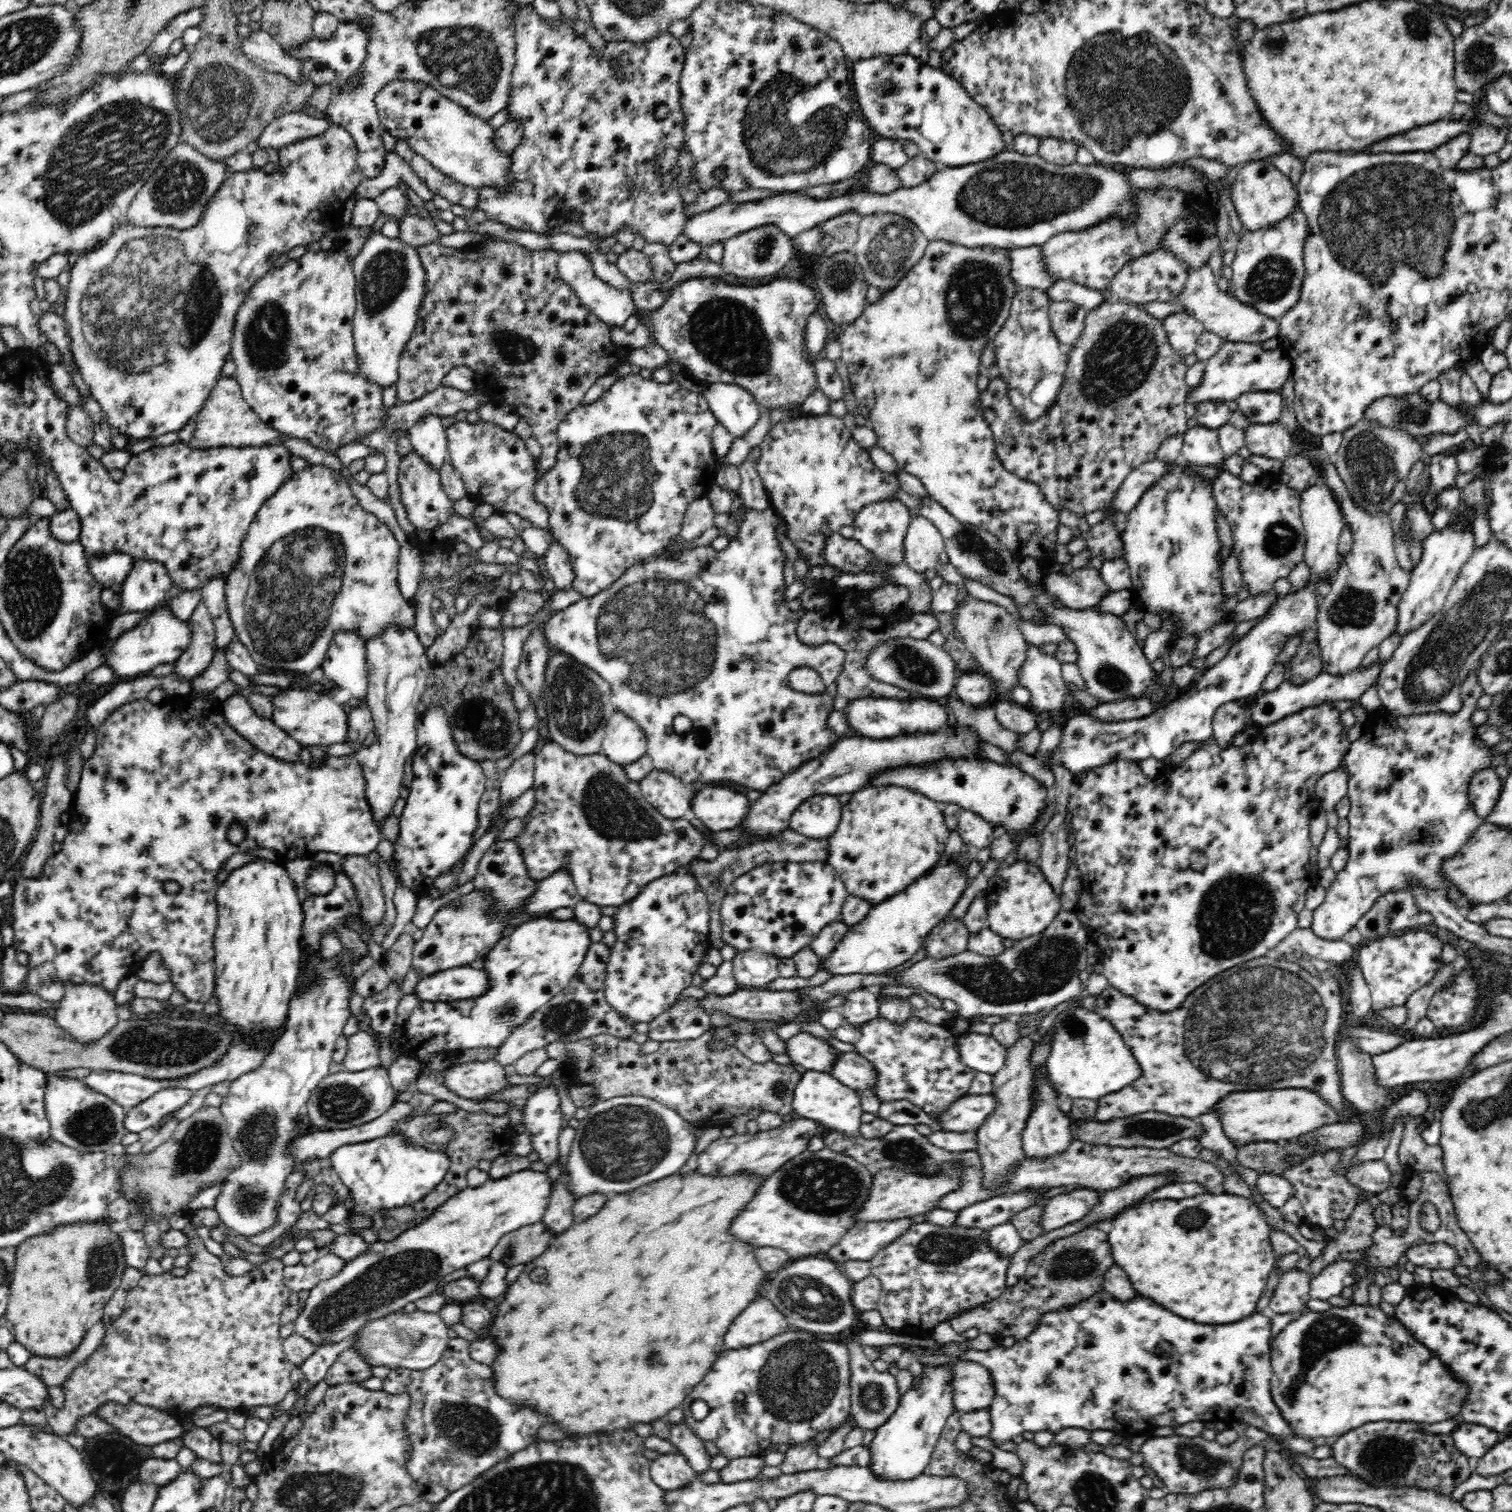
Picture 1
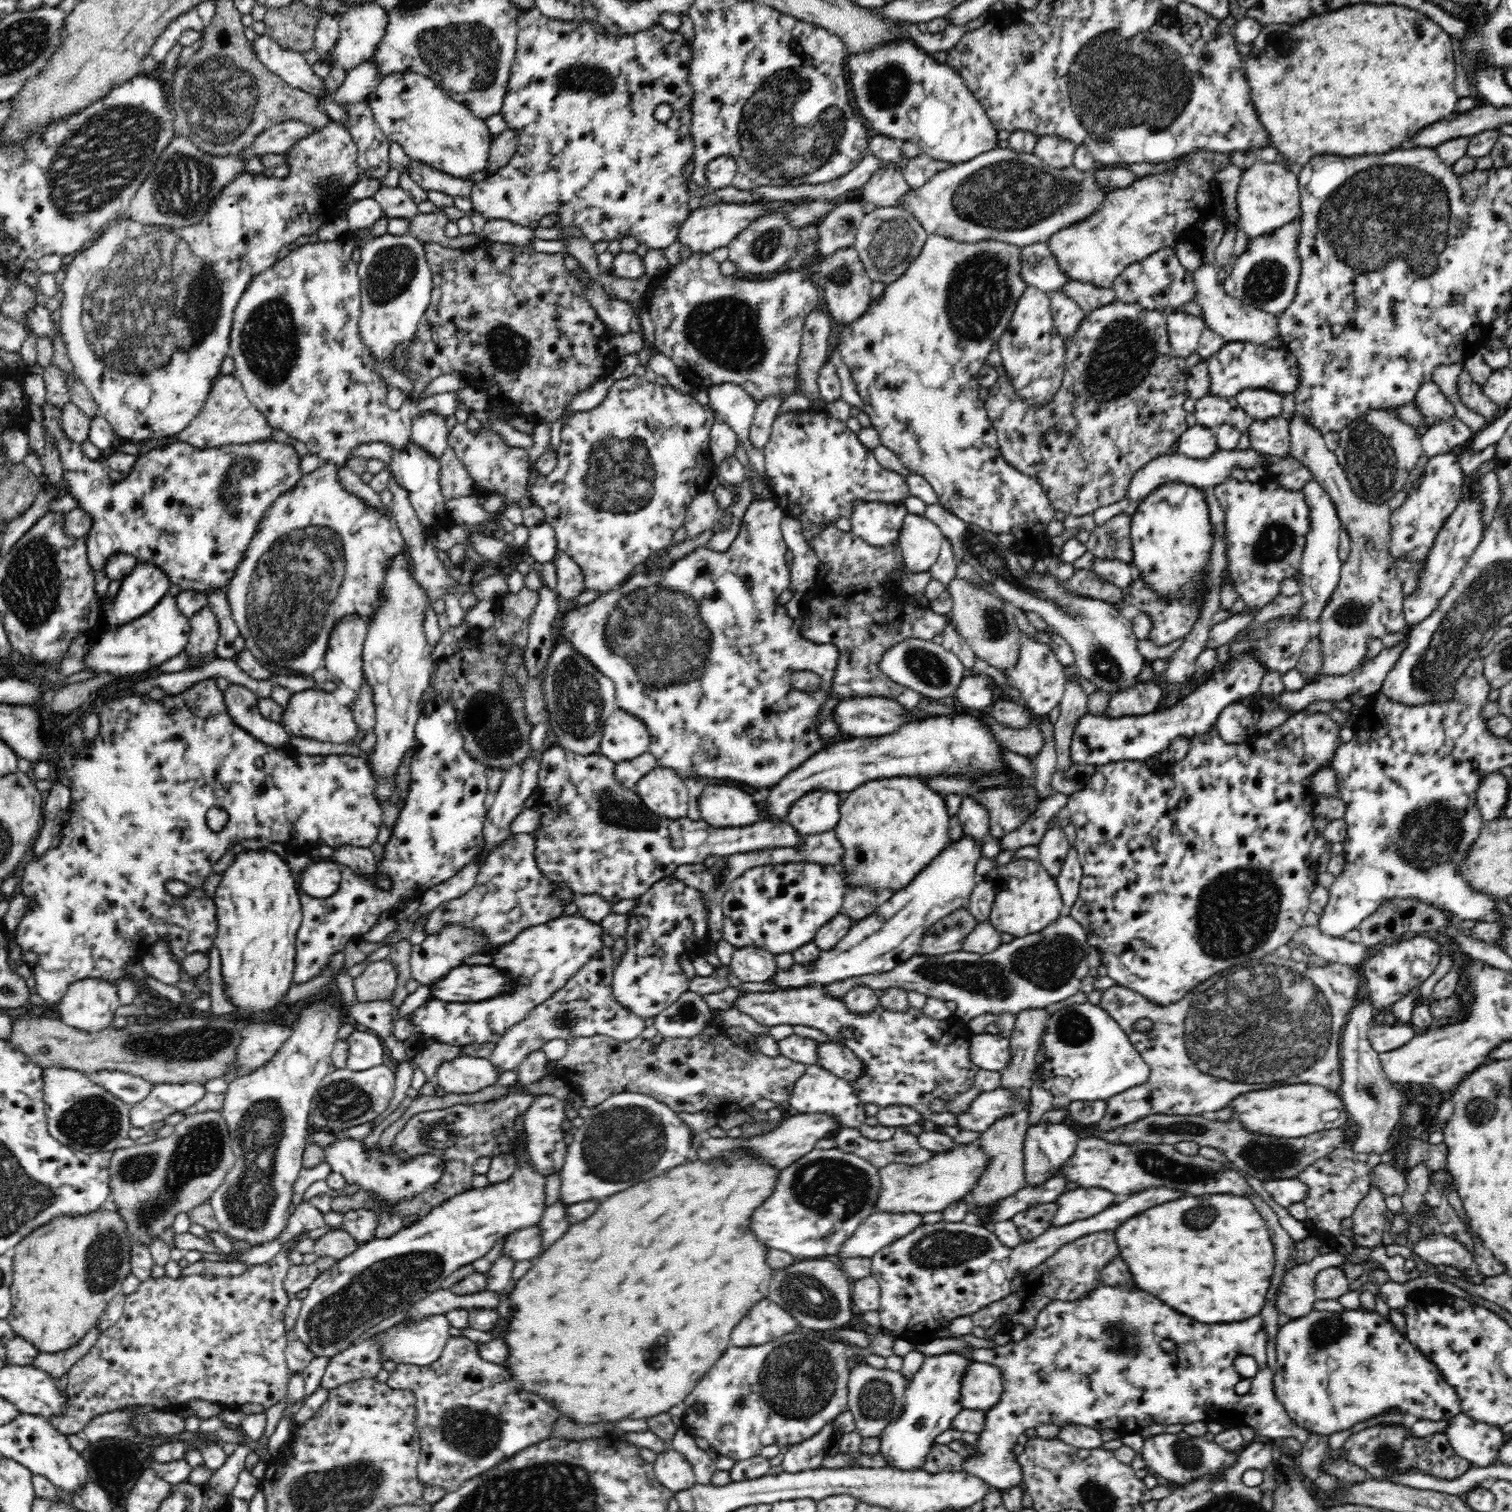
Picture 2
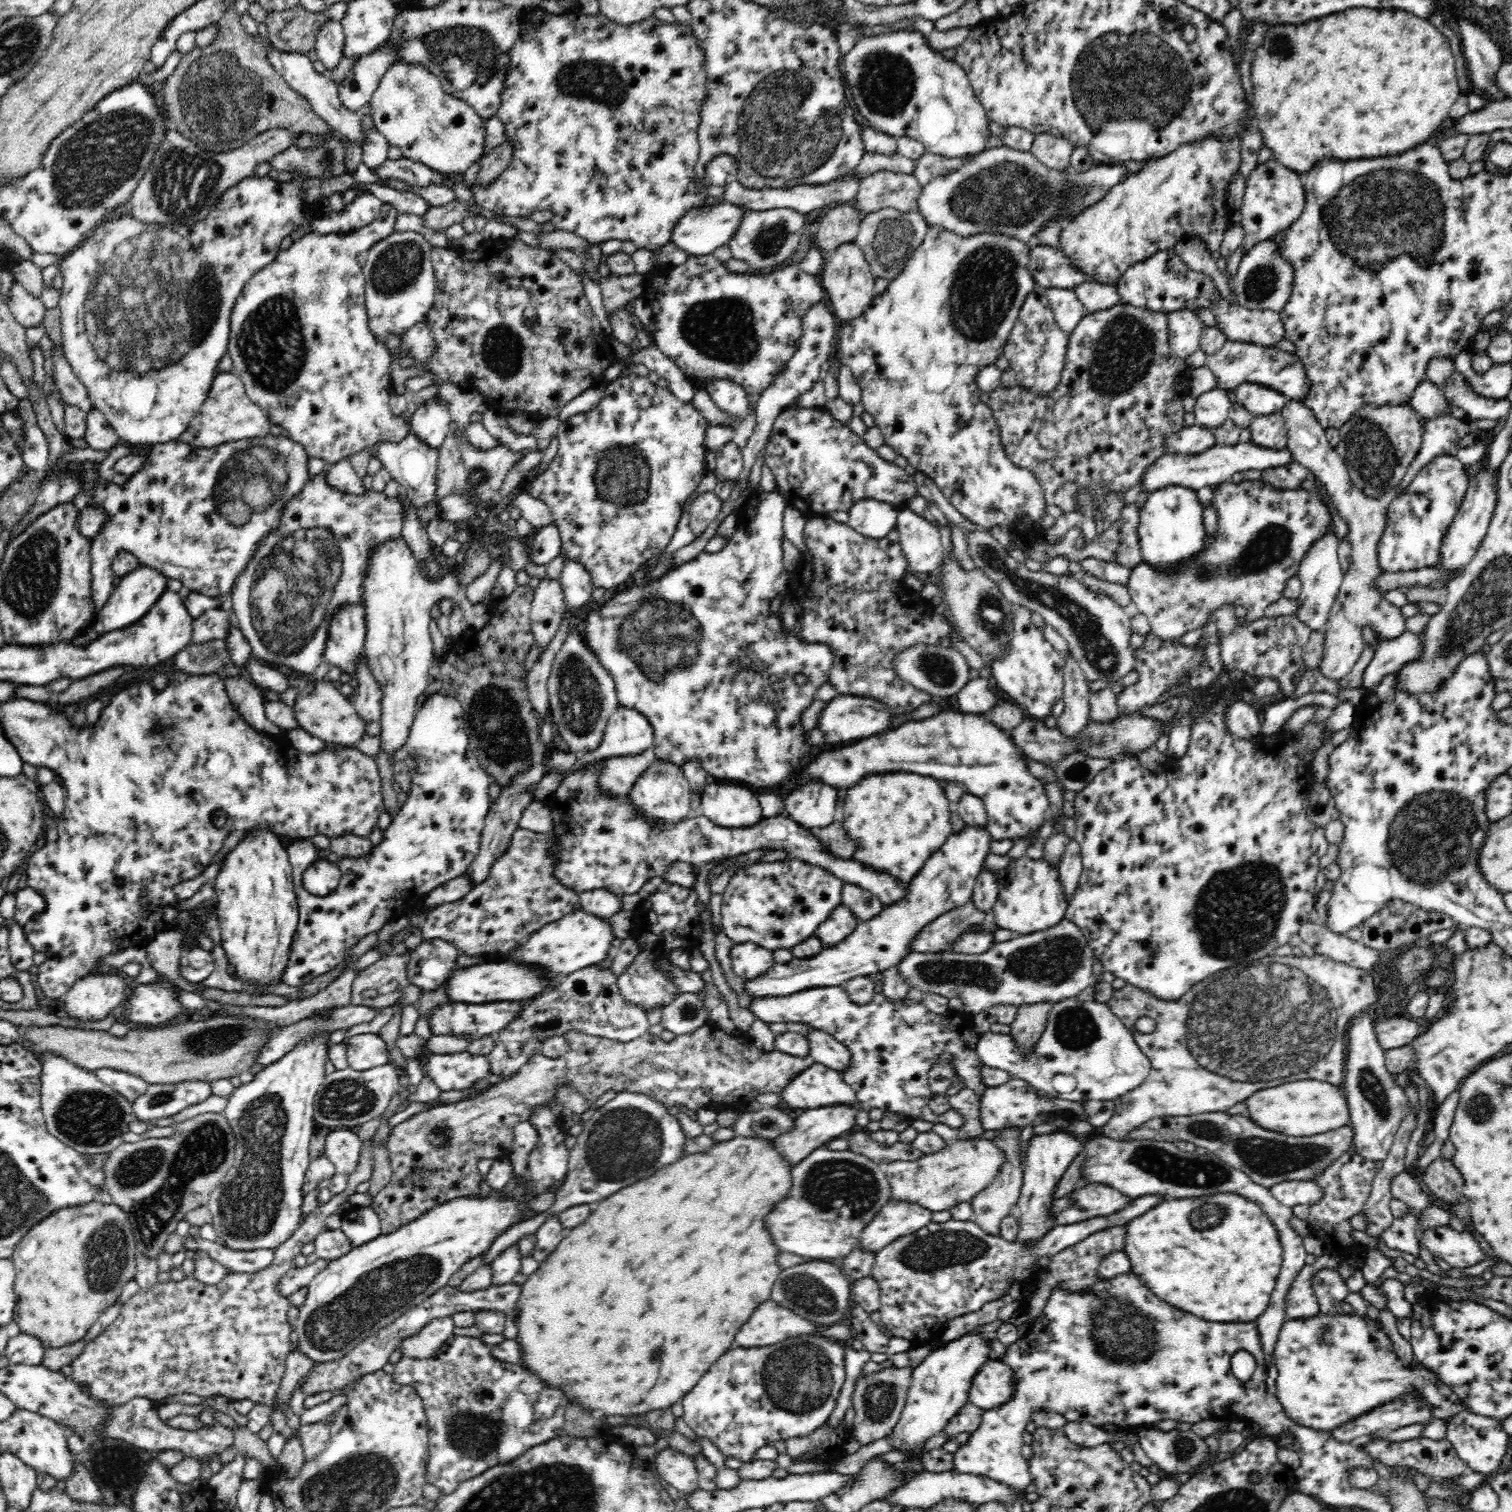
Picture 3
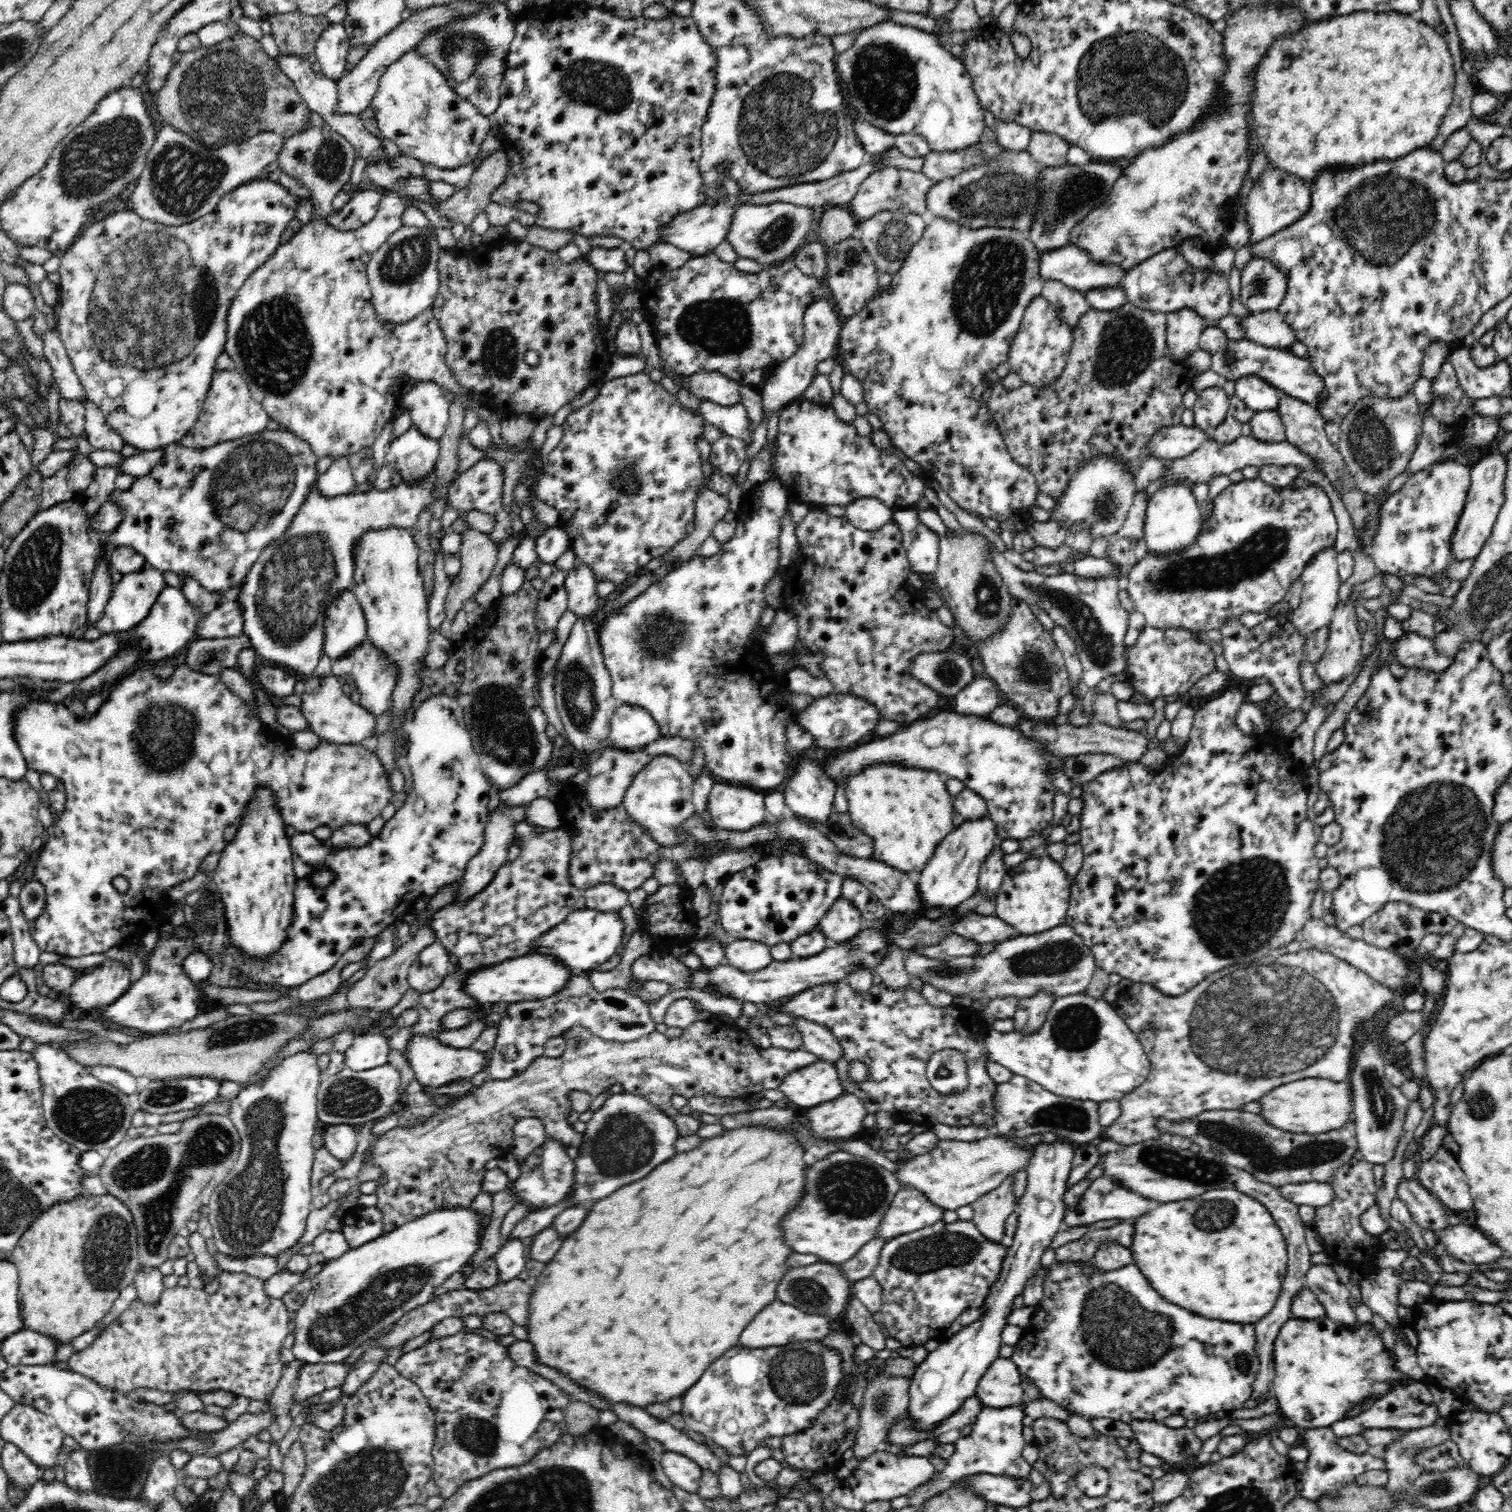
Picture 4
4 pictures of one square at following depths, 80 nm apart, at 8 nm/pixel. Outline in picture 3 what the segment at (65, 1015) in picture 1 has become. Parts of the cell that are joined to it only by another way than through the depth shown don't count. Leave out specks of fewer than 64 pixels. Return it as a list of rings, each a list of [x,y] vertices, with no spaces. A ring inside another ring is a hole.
[[[121,972],[96,973],[76,980],[62,1002],[68,1018],[78,1022],[106,1018],[124,1000],[128,978]]]

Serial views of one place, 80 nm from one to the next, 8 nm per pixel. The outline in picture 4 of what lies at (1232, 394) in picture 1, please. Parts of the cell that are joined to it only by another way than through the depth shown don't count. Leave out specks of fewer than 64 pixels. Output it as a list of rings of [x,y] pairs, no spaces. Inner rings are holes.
[[[1228,339],[1226,346],[1211,356],[1210,369],[1220,374],[1226,382],[1236,382],[1239,378],[1256,376],[1280,390],[1282,394],[1314,404],[1322,396],[1324,383],[1316,376],[1308,360],[1294,356],[1288,350],[1265,347],[1248,339]]]

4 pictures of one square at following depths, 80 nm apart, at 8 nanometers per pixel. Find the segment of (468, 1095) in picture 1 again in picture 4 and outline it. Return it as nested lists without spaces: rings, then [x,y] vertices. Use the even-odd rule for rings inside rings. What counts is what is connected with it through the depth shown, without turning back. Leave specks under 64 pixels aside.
[[[411,1035],[405,1057],[410,1061],[417,1082],[422,1086],[435,1089],[454,1084],[464,1084],[475,1075],[483,1072],[488,1066],[488,1055],[475,1052],[469,1048],[448,1048],[442,1046],[437,1038]]]

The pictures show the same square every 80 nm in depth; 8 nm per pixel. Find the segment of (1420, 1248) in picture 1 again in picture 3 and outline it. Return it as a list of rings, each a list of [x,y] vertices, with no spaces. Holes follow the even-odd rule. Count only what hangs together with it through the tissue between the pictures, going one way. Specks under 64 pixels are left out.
[[[1446,1225],[1423,1232],[1420,1248],[1425,1247],[1433,1258],[1440,1258],[1452,1268],[1470,1268],[1484,1260],[1478,1242],[1466,1231],[1458,1232]]]

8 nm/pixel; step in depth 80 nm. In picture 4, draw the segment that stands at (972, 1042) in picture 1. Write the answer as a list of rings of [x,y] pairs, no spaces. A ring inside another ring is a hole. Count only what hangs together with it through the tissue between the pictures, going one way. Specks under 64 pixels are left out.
[[[1084,993],[1056,998],[1042,1028],[1028,1038],[1018,1031],[1002,1033],[990,1028],[986,1032],[984,1049],[990,1062],[1004,1066],[1014,1076],[1024,1076],[1048,1092],[1073,1100],[1092,1100],[1096,1103],[1120,1101],[1140,1087],[1151,1072],[1151,1063],[1136,1033],[1115,1011],[1113,1003],[1094,999]]]

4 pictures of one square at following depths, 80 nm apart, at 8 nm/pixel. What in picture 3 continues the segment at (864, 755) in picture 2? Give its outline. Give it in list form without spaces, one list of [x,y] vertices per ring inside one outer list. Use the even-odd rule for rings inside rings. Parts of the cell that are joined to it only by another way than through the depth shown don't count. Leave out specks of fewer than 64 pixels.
[[[954,711],[940,712],[927,719],[908,721],[879,735],[827,747],[823,752],[811,755],[786,782],[779,785],[776,796],[784,802],[796,787],[810,781],[832,786],[836,790],[841,788],[848,790],[872,773],[916,773],[920,776],[934,777],[939,781],[961,783],[966,788],[966,792],[980,798],[984,803],[988,817],[986,829],[993,840],[1020,839],[1032,830],[1039,830],[1046,820],[1050,820],[1053,813],[1043,782],[1030,775],[1024,763],[1025,757],[1024,753],[1012,743],[1006,730],[989,721],[985,716]]]

